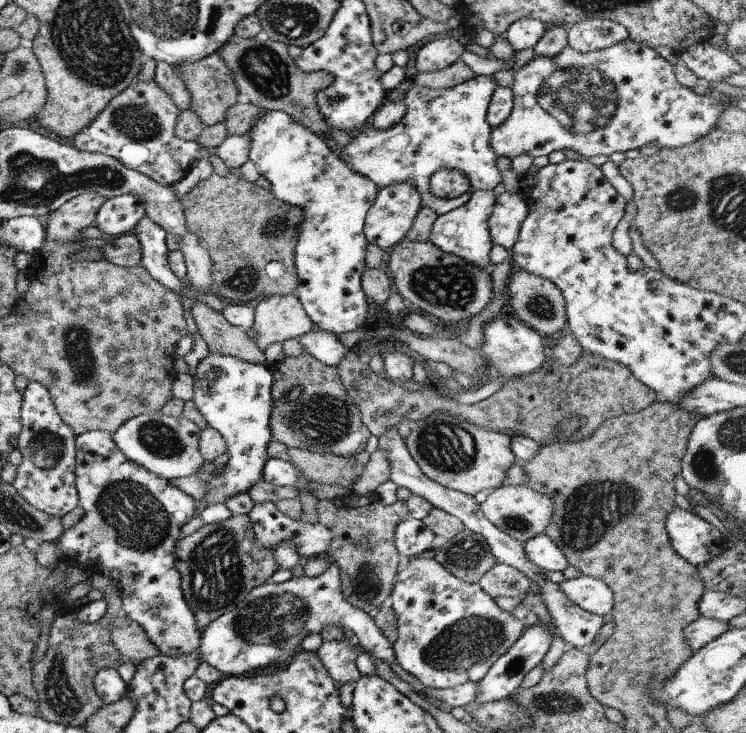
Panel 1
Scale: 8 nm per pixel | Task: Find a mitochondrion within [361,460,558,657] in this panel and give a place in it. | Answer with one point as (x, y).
(466, 554)

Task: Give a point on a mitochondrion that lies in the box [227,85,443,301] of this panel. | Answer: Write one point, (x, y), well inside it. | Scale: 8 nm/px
(279, 226)

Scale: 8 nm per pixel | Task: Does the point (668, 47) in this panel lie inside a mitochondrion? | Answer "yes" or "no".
no

